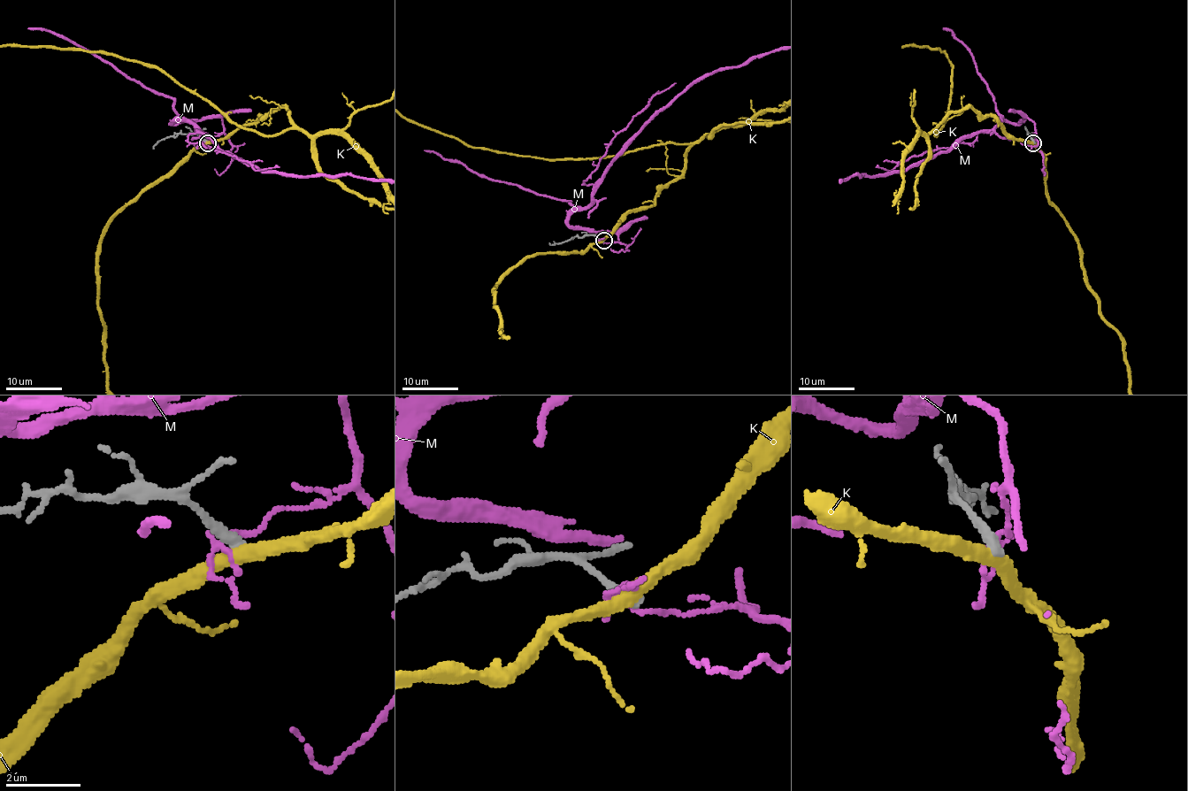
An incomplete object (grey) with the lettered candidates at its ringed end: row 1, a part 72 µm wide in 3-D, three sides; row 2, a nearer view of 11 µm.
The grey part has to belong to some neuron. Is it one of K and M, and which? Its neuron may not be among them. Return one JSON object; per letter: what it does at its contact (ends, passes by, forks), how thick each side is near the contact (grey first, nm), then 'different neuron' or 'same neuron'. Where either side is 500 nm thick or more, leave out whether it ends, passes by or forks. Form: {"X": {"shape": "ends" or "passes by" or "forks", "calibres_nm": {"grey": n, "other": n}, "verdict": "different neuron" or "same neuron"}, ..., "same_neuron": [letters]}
{"K": {"shape": "passes by", "calibres_nm": {"grey": 340, "other": 380}, "verdict": "different neuron"}, "M": {"shape": "passes by", "calibres_nm": {"grey": 380, "other": 150}, "verdict": "different neuron"}, "same_neuron": []}

